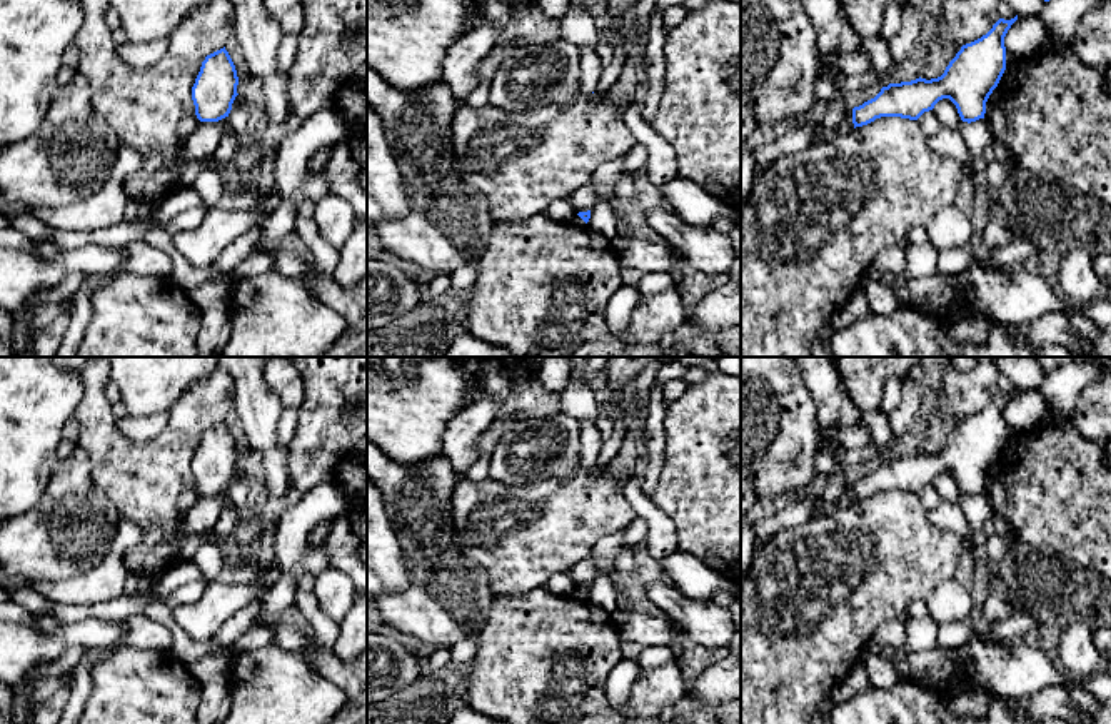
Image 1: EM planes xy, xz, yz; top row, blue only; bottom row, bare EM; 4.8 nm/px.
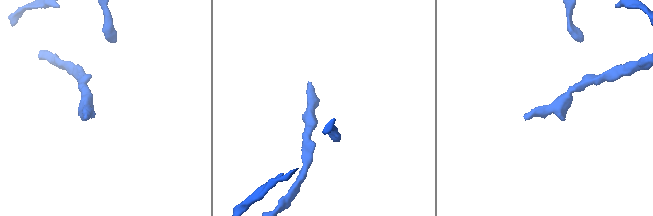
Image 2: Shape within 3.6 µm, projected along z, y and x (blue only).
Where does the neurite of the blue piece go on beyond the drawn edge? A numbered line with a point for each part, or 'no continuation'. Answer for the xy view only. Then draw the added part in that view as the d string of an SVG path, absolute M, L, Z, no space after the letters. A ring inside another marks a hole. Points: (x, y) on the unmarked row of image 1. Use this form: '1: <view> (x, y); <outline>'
no continuation

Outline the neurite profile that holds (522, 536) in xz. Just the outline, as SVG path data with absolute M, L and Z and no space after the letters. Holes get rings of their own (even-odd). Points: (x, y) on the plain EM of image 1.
M612 465L579 467L571 477L550 477L509 487L497 480L457 482L450 512L459 549L487 572L494 596L519 597L545 586L559 572L569 572L591 556L596 542L624 530L637 515L626 499L626 484L632 477L612 472Z

